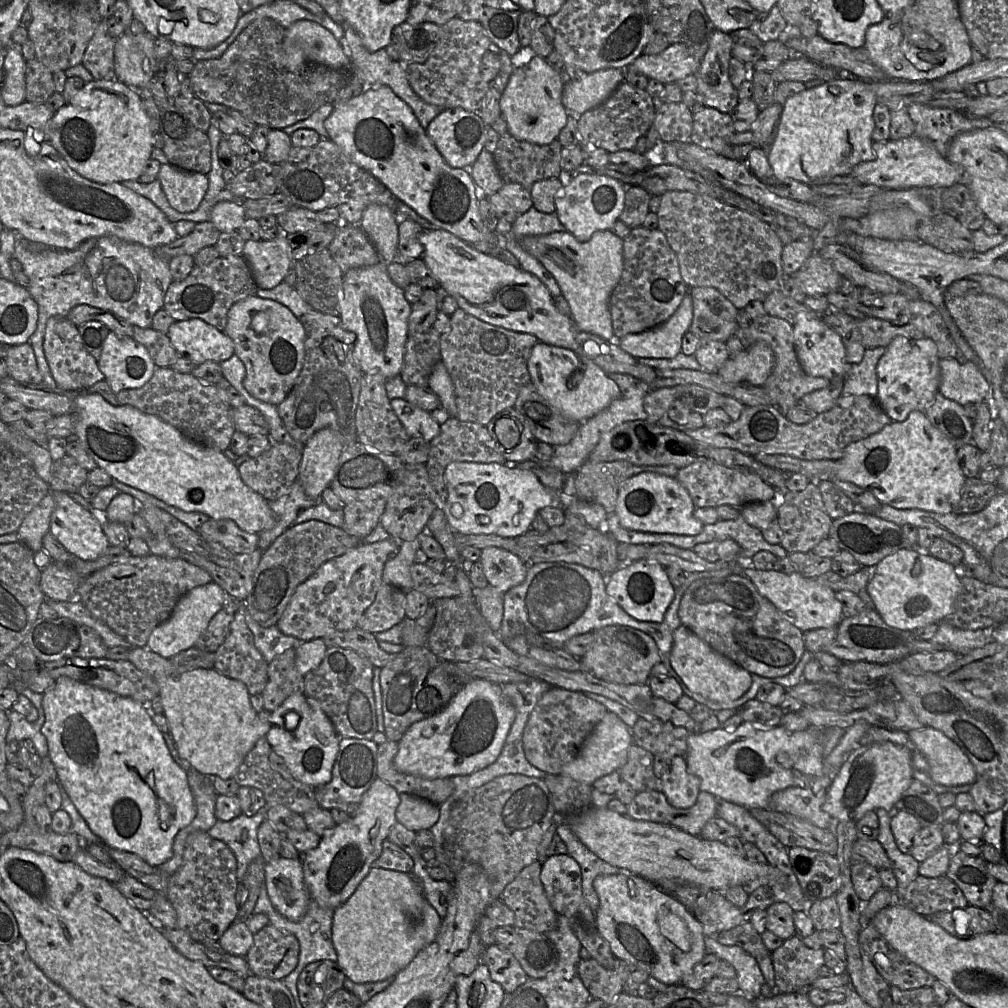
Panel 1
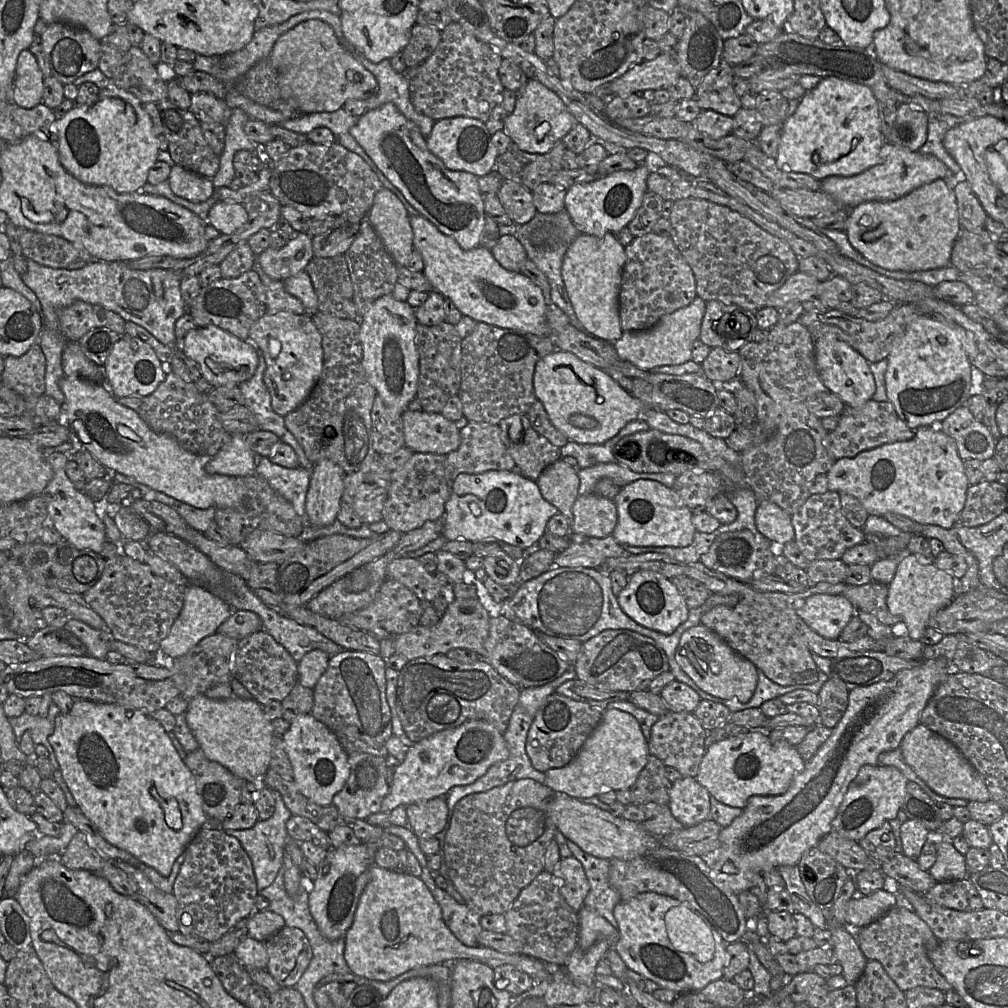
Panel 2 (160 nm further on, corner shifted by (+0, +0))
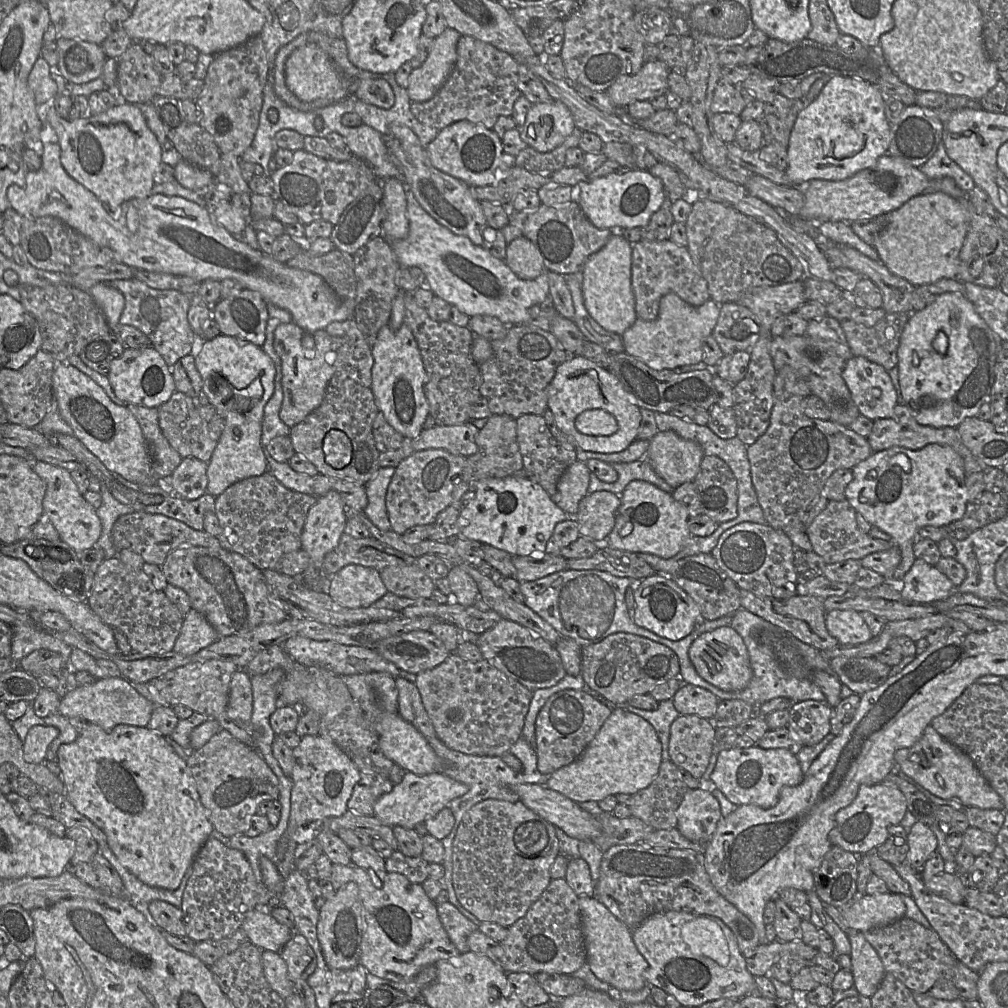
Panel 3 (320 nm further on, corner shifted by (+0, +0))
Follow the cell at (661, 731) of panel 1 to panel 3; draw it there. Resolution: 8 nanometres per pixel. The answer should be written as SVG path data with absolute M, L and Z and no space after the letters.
M697 715L678 716L670 727L670 761L700 779L709 764L715 733L710 720Z

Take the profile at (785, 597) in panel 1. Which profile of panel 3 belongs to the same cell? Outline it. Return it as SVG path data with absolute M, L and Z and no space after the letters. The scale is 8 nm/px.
M854 610L826 612L825 624L829 634L841 645L858 645L874 637L860 613Z

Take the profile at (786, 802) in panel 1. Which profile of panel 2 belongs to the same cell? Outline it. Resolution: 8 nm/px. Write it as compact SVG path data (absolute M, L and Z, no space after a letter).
M939 657L936 659L926 659L921 660L921 663L918 664L916 667L899 671L890 680L883 680L869 686L858 687L850 690L849 703L843 717L838 722L836 727L832 730L829 738L817 750L816 754L809 761L806 762L806 768L804 769L804 771L798 774L793 779L788 790L784 794L775 796L750 796L748 798L746 806L743 809L742 814L739 817L735 818L729 826L721 829L719 835L719 848L712 852L709 852L704 856L701 856L706 862L708 868L710 869L711 875L719 882L723 883L725 886L731 889L735 894L739 894L743 891L749 890L752 884L752 874L763 874L764 872L777 869L779 866L797 866L803 854L809 849L816 847L820 839L833 830L833 821L838 813L838 809L843 801L843 798L847 792L850 783L855 779L860 768L864 765L878 765L878 758L881 753L892 751L900 747L904 736L920 723L920 716L923 709L927 705L937 686L946 678L949 673L951 673L951 662L946 658Z

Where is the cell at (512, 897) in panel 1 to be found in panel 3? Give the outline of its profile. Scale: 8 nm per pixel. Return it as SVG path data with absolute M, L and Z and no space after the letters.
M565 878L552 879L525 916L507 930L506 938L501 942L499 959L499 965L506 973L573 975L586 962L579 897Z

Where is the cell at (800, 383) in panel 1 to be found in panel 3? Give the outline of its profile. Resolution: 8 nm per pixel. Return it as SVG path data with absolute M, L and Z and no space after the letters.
M784 366L776 373L773 383L774 405L767 431L747 447L751 479L767 525L785 534L790 531L805 532L815 517L827 506L823 495L827 479L838 469L852 469L874 452L867 438L849 427L829 420L813 419L802 410L802 401L811 394L808 381L792 367Z

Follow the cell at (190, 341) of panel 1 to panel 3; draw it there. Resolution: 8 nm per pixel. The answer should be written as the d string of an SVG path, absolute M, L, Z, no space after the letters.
M224 334L204 340L194 358L203 391L225 420L225 429L207 462L207 493L217 497L237 481L268 471L261 443L262 421L264 407L274 393L276 368L260 346Z

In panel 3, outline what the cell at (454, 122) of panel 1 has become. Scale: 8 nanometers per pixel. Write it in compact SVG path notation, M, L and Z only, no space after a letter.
M465 120L439 130L436 138L426 146L426 152L435 168L471 188L491 185L515 166L515 156L503 150L501 139L493 130Z

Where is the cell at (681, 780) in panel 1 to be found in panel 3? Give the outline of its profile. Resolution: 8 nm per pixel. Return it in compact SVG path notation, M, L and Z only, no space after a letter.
M690 789L677 809L677 829L690 841L707 844L722 818L719 802L710 792Z

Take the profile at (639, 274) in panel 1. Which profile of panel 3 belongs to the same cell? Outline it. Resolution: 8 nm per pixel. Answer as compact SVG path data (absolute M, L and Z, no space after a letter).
M642 239L632 244L631 286L637 318L646 321L657 319L661 298L671 292L691 306L700 306L710 300L707 282L688 249L669 239L659 242Z

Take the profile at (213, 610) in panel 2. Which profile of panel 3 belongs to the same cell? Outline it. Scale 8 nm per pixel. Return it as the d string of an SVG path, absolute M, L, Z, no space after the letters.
M193 608L184 616L181 631L173 651L192 655L214 643L219 638L206 618Z

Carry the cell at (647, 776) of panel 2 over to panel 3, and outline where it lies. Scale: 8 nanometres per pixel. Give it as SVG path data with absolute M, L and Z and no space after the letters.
M662 760L659 772L649 786L633 794L629 807L635 816L653 830L677 828L677 809L690 790L681 778L681 769Z

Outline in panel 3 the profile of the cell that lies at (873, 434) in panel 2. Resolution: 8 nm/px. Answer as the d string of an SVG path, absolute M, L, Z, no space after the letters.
M897 404L891 418L877 419L873 423L873 428L867 440L873 452L879 452L891 447L903 447L909 450L919 450L929 444L941 444L951 447L960 456L966 471L966 475L975 472L984 472L988 468L980 459L975 457L971 451L963 444L961 437L955 427L934 428L920 425L910 410L905 405Z

